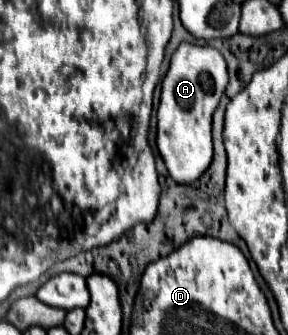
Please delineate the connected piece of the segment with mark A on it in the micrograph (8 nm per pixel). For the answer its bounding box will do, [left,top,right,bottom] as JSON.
[157,43,229,185]

